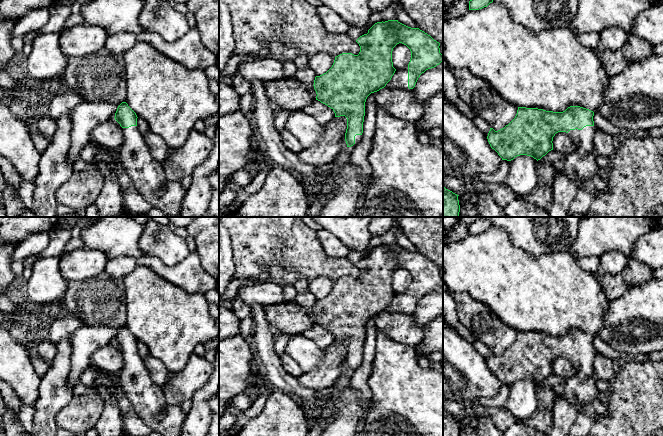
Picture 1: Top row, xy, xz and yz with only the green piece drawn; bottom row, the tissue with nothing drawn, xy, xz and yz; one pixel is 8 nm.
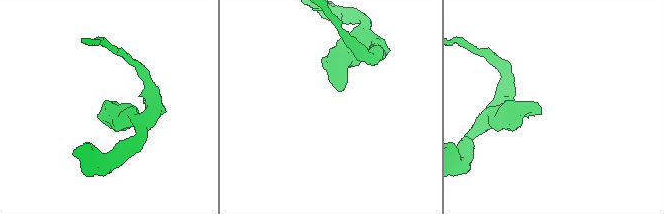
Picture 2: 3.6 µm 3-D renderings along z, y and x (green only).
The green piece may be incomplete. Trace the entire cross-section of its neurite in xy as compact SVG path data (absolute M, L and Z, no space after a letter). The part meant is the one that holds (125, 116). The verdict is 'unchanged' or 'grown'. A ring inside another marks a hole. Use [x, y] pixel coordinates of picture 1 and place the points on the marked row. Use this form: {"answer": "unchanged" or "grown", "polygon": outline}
{"answer": "grown", "polygon": "M126 102L118 106L114 118L122 127L125 139L119 149L119 163L131 178L133 187L153 207L166 215L177 215L187 189L166 179L163 164L151 156L137 126L138 117Z"}

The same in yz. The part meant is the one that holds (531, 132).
{"answer": "grown", "polygon": "M570 106L563 112L518 107L515 118L498 131L490 128L487 139L502 160L511 161L520 155L531 156L573 178L580 187L584 181L602 176L593 144L597 130L593 116L593 111L580 106ZM558 132L568 133L575 141L573 153L553 150L553 137Z"}

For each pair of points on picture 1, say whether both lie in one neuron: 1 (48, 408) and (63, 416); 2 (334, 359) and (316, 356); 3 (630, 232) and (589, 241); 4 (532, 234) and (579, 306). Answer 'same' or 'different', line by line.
1: different
2: different
3: same
4: different

